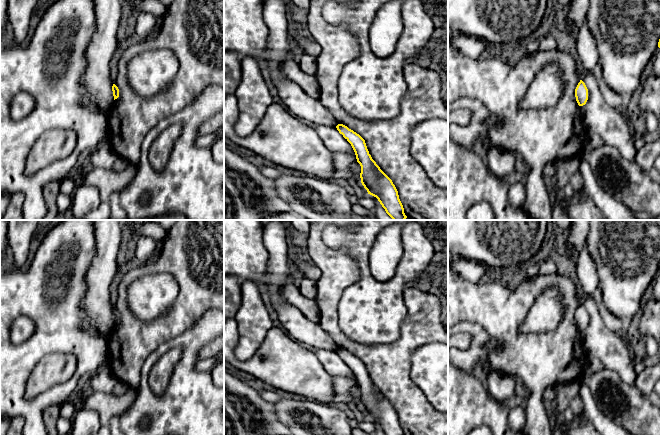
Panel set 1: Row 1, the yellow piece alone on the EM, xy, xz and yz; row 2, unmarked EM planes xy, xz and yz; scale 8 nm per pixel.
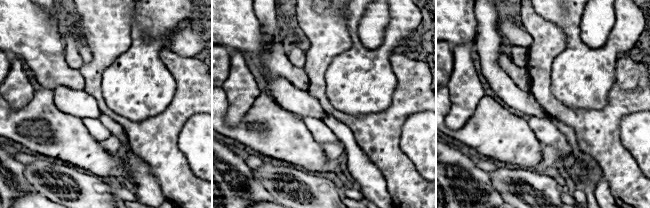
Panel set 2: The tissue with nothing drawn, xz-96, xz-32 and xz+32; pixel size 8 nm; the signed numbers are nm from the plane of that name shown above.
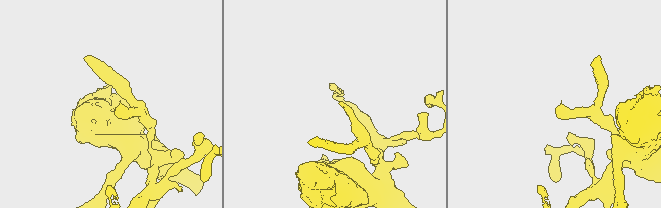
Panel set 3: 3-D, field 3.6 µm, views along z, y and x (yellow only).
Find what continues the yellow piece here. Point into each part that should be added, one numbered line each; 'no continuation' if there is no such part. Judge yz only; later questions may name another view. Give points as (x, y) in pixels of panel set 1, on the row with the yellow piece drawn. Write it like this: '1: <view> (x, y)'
no continuation

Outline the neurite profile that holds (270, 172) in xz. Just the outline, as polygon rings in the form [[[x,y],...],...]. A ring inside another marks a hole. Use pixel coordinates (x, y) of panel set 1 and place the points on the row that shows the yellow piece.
[[[266,165],[261,166],[260,171],[265,177],[271,179],[275,179],[281,174],[281,172],[278,169]]]

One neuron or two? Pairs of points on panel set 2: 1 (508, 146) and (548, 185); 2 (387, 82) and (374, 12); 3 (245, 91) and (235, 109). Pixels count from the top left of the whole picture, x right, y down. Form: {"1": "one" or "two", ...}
{"1": "two", "2": "two", "3": "one"}

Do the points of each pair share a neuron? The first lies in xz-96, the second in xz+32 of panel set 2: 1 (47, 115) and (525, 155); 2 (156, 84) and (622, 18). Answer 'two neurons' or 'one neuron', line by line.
1: one neuron
2: one neuron

